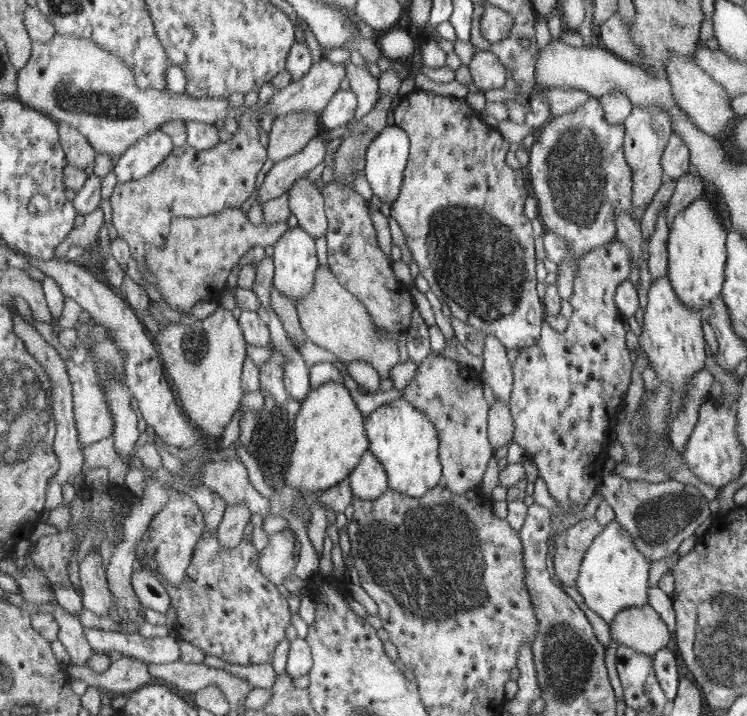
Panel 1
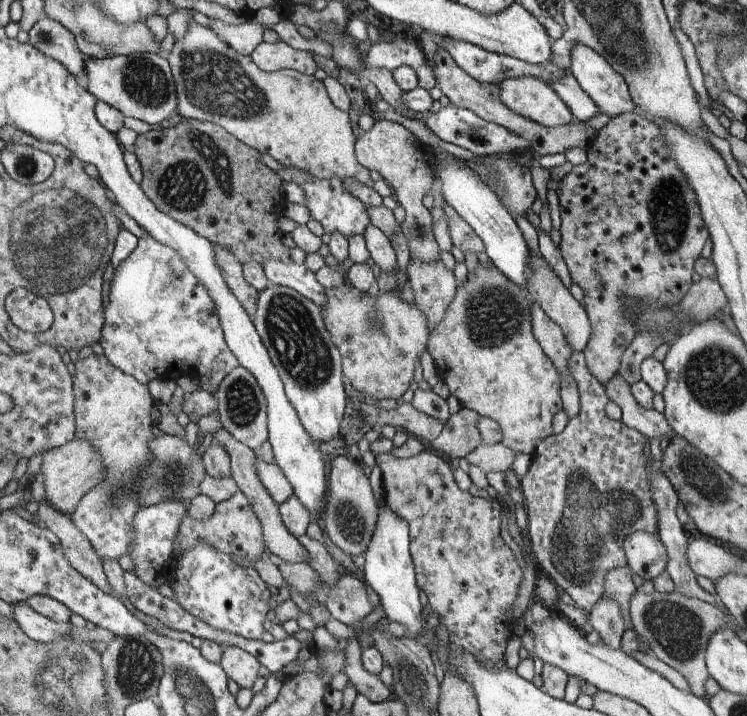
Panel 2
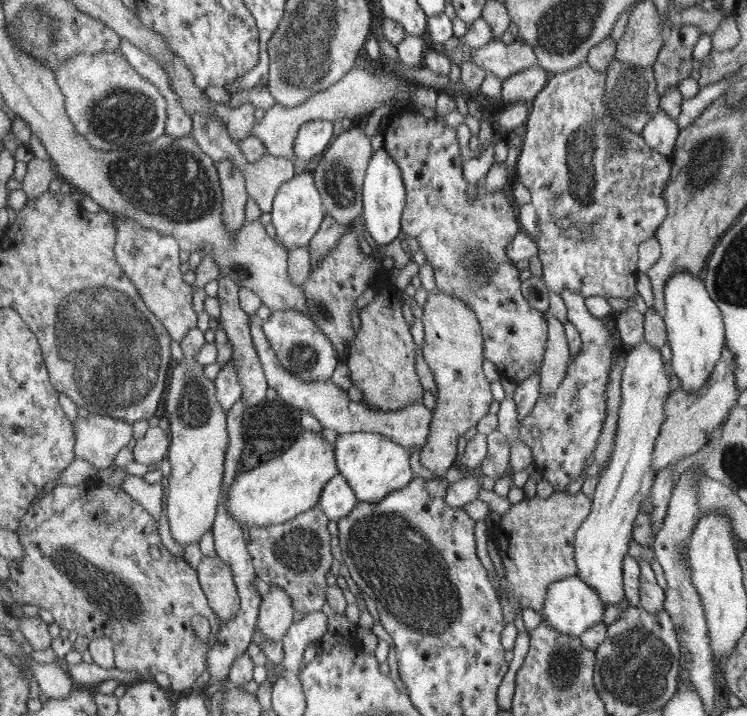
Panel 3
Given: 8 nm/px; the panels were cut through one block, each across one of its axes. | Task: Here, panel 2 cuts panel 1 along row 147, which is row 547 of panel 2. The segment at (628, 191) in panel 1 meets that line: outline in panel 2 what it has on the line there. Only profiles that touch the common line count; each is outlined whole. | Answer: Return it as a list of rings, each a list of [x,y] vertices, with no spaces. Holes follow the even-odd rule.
[[[573,350],[568,362],[580,394],[580,412],[569,419],[562,432],[540,442],[532,454],[528,472],[519,481],[534,560],[557,588],[574,600],[575,606],[590,614],[592,606],[604,594],[606,574],[627,566],[623,547],[625,538],[638,531],[659,532],[658,510],[648,484],[648,468],[653,466],[653,459],[650,452],[643,450],[649,439],[635,428],[626,426],[622,420],[616,421],[606,415],[604,408],[609,398],[602,383],[590,374],[583,351]]]

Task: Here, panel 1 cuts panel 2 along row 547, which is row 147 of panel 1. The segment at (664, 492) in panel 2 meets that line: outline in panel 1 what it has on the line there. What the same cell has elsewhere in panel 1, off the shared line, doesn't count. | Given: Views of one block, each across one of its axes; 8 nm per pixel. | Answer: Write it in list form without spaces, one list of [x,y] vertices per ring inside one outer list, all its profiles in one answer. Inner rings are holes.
[[[676,131],[669,136],[660,164],[665,175],[674,180],[690,172],[689,148]]]

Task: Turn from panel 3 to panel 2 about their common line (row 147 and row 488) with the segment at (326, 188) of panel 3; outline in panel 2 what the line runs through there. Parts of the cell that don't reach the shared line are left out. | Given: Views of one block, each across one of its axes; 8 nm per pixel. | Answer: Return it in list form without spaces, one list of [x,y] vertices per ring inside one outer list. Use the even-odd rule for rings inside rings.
[[[343,455],[332,460],[331,480],[328,482],[328,504],[319,519],[326,532],[328,543],[338,546],[350,557],[365,554],[368,550],[378,516],[377,501],[363,467],[361,461]]]

